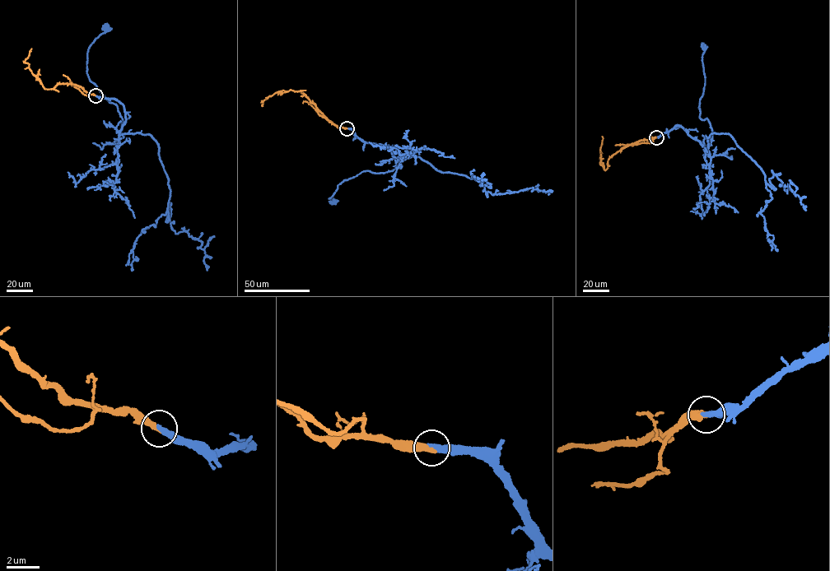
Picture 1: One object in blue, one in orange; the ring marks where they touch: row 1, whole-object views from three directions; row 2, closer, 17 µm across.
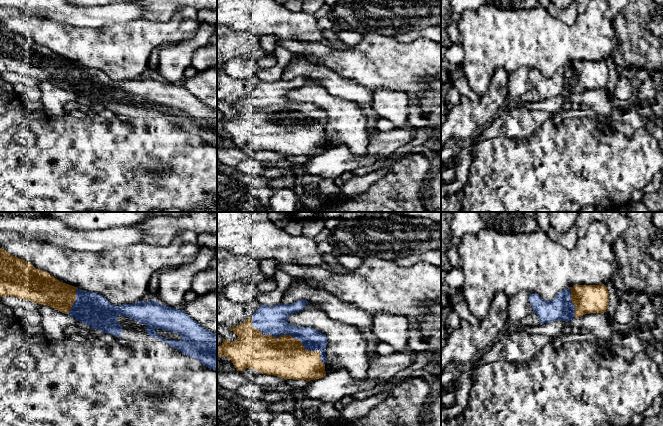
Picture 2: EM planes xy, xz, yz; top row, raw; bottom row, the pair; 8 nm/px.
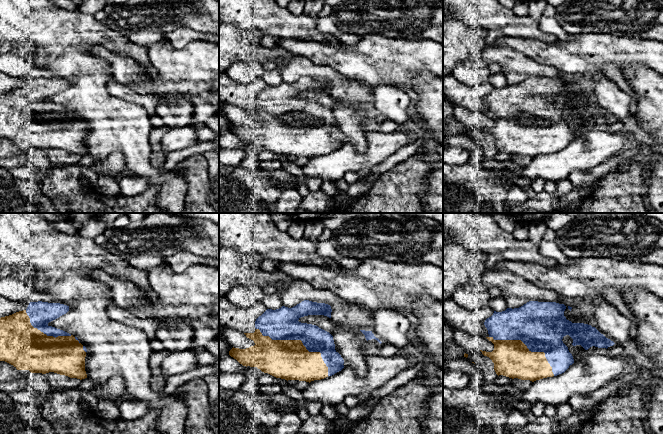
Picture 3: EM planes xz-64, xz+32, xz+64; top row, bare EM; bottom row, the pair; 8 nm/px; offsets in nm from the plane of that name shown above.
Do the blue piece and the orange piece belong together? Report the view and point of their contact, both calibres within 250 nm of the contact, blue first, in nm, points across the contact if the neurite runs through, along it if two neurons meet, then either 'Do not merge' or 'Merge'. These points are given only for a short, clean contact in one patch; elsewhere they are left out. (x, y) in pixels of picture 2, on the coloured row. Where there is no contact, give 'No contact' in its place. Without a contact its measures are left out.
Touches blue at xz (289, 334). Thickness 240 nm (blue) against 320 nm. Merge

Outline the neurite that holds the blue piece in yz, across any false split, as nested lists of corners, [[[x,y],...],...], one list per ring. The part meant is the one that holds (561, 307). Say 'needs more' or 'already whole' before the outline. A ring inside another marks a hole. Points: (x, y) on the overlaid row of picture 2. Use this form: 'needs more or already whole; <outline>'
needs more; [[[604,284],[576,285],[560,291],[551,301],[543,300],[538,294],[530,294],[529,302],[537,314],[540,324],[562,320],[569,322],[589,313],[605,313],[609,302],[609,293]]]

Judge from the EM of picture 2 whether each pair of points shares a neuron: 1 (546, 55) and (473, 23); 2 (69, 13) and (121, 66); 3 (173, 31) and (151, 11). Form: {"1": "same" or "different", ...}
{"1": "same", "2": "different", "3": "different"}

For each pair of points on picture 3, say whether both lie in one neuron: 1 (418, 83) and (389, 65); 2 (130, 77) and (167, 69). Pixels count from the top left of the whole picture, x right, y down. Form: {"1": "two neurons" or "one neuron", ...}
{"1": "two neurons", "2": "one neuron"}

